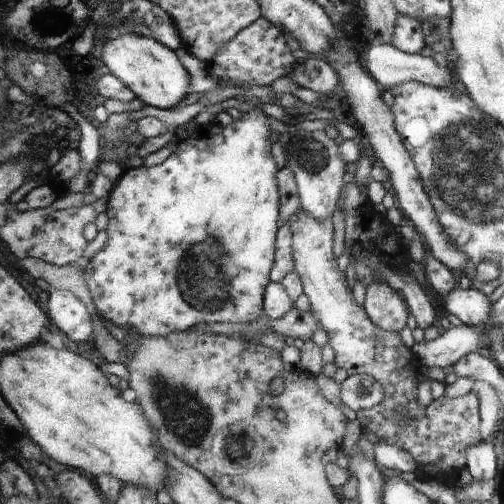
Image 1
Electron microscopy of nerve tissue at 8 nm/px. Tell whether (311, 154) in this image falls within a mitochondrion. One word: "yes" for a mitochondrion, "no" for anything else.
yes

